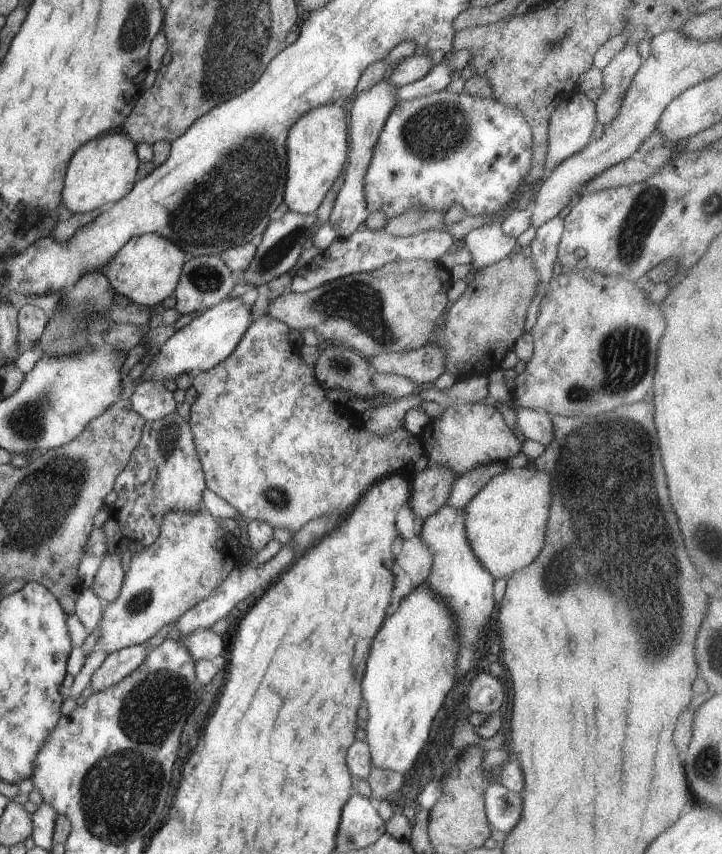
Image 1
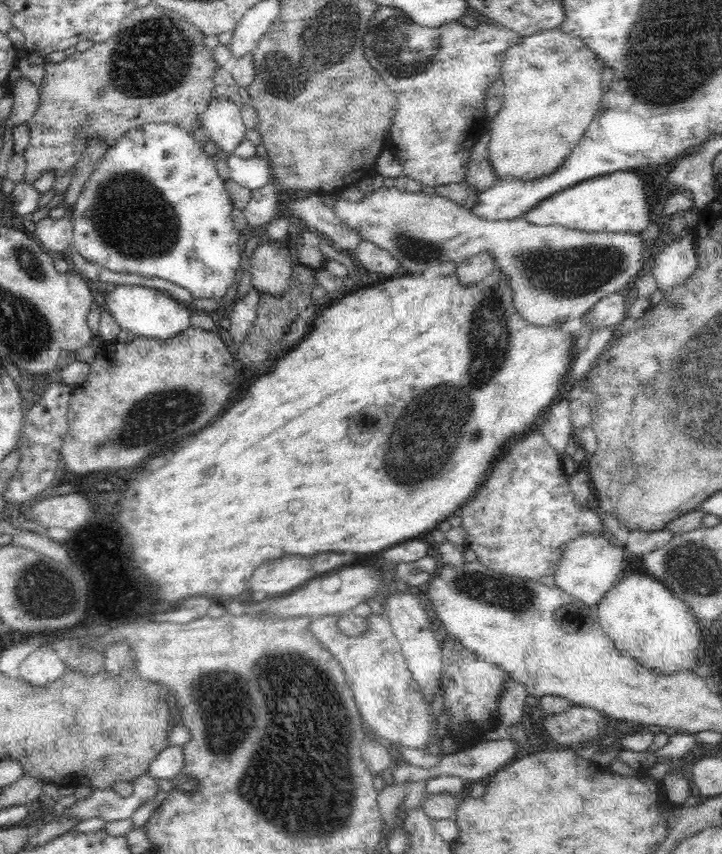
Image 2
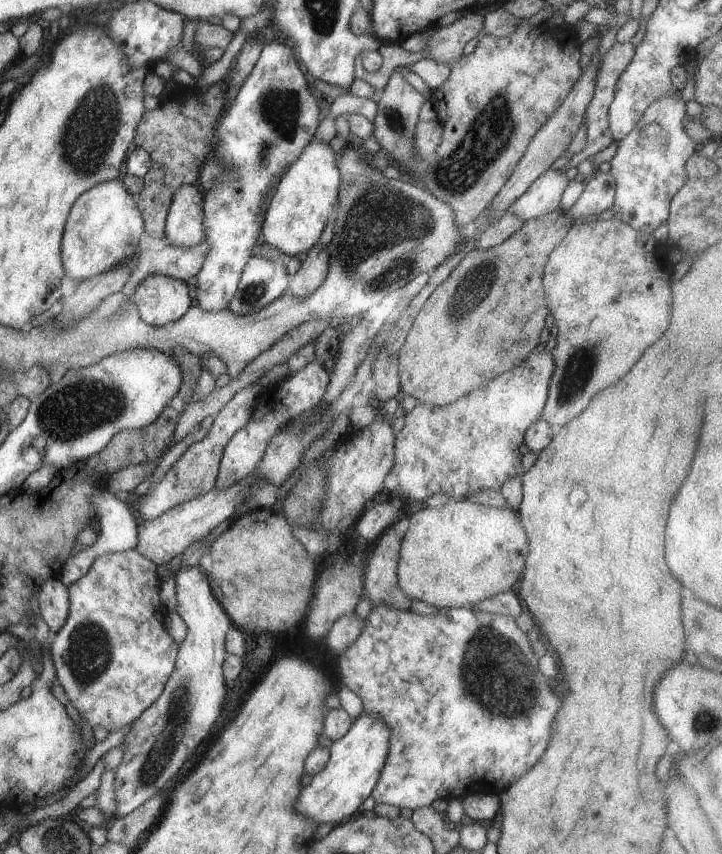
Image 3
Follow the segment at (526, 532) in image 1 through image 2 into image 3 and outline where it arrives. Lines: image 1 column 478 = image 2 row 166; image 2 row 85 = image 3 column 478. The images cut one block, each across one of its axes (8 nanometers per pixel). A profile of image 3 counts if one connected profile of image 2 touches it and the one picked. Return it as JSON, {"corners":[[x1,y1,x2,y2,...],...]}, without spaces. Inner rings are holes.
{"corners":[[450,500,442,508,432,508,428,506,423,506,423,509,420,510,417,514,414,514,410,517,410,528,408,528,407,534,403,537,401,541,401,550,399,551,399,564,397,567,397,578,398,585,403,591,403,594,406,594,407,598,413,600,419,600,426,602,426,604,432,604,436,608,444,609,452,608,452,606,470,606,474,602,482,602,490,596,497,596,499,593,507,592,508,590,516,590,516,582,520,580,522,576,522,570,526,566,526,554,528,554,528,538,526,538,526,532,522,530,520,526,520,518,516,516,516,512,512,512,510,508,495,508,488,506,481,506,477,503,471,502,469,500]]}

